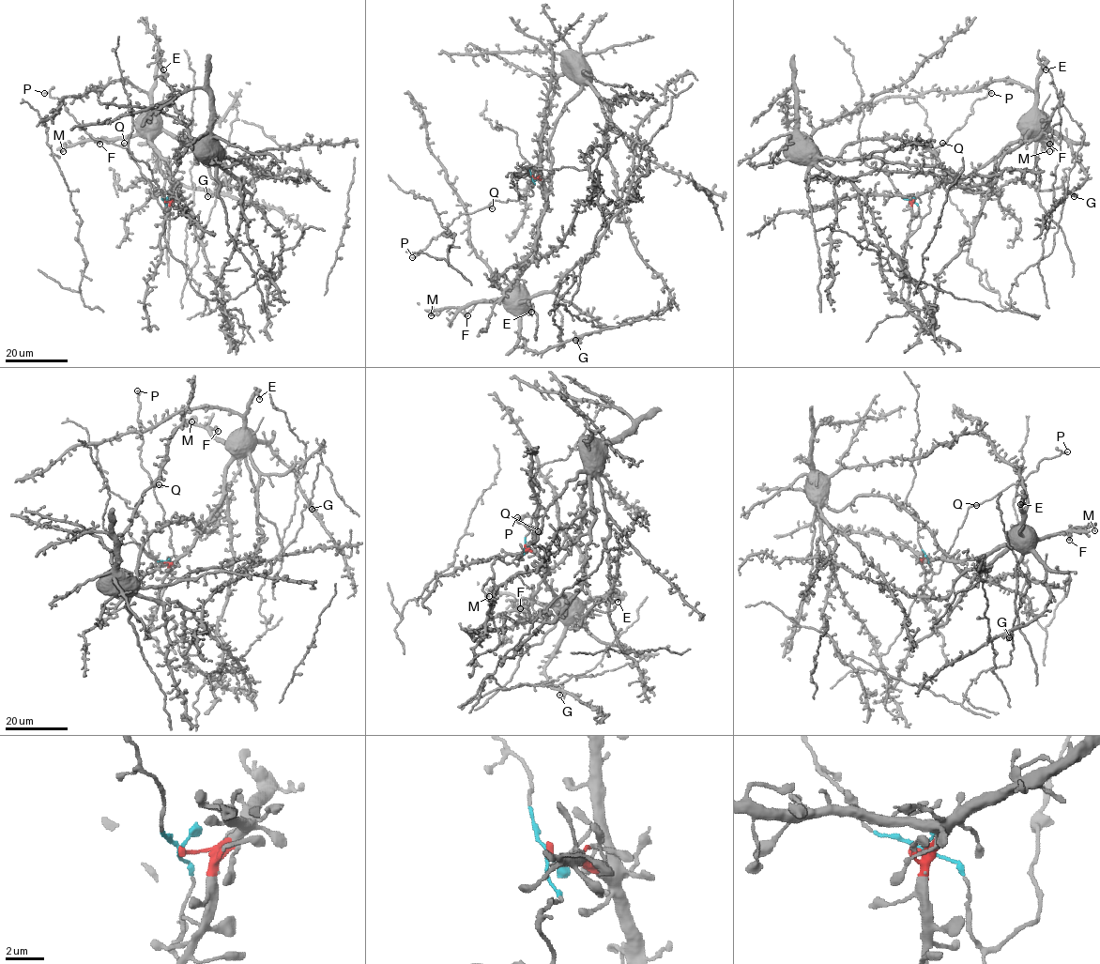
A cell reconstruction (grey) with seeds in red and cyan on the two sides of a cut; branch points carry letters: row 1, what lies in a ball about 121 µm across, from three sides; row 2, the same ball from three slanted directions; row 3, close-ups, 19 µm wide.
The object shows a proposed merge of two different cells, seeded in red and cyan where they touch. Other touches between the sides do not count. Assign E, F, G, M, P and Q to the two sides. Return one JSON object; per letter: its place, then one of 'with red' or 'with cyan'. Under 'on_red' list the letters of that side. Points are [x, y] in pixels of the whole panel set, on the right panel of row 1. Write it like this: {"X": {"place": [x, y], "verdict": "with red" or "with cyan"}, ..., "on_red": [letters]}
{"E": {"place": [1046, 69], "verdict": "with red"}, "F": {"place": [1049, 144], "verdict": "with red"}, "G": {"place": [1074, 196], "verdict": "with red"}, "M": {"place": [1049, 151], "verdict": "with red"}, "P": {"place": [991, 93], "verdict": "with cyan"}, "Q": {"place": [942, 143], "verdict": "with cyan"}, "on_red": ["E", "F", "G", "M"]}

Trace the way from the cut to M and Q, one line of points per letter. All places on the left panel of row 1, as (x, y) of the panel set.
M: (164, 201), (176, 194), (178, 184), (146, 135), (81, 141), (62, 145), (62, 150)
Q: (164, 201), (163, 217), (163, 208), (152, 194), (140, 168), (121, 145), (124, 143)

